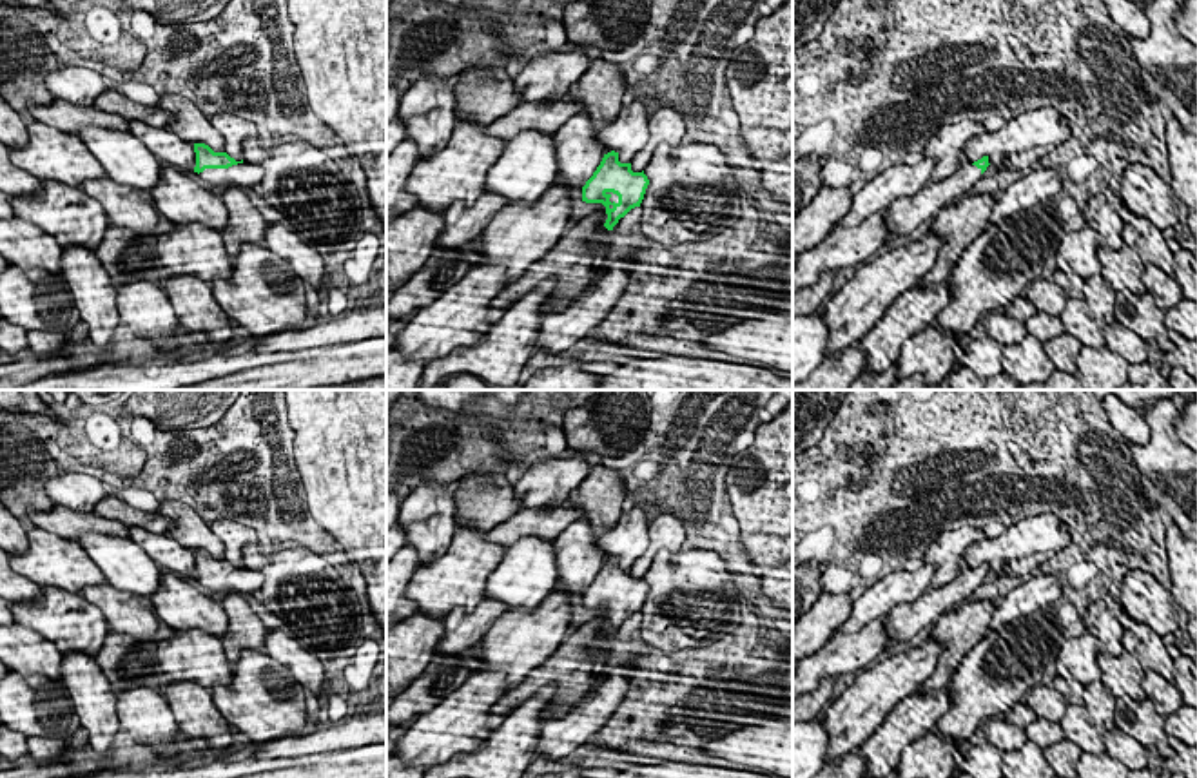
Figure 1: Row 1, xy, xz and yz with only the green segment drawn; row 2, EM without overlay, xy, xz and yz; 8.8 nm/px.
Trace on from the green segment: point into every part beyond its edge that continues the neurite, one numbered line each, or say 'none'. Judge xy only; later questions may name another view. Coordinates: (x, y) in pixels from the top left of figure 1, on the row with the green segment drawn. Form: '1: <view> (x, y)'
1: xy (243, 175)

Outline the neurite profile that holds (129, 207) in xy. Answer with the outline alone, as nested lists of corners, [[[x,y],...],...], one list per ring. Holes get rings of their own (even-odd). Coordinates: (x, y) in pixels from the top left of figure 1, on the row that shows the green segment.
[[[111,178],[85,180],[82,189],[102,203],[107,219],[116,227],[156,238],[174,229],[147,190],[114,183]]]

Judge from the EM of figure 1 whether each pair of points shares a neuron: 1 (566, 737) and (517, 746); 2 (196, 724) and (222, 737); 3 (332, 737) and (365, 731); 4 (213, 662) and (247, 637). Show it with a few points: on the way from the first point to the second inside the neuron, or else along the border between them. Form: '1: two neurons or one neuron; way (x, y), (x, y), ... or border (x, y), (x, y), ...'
1: two neurons; border (537, 739), (534, 755)
2: one neuron; way (202, 724), (209, 724), (216, 731)
3: one neuron; way (340, 737), (358, 733)
4: two neurons; border (220, 639), (225, 653)

